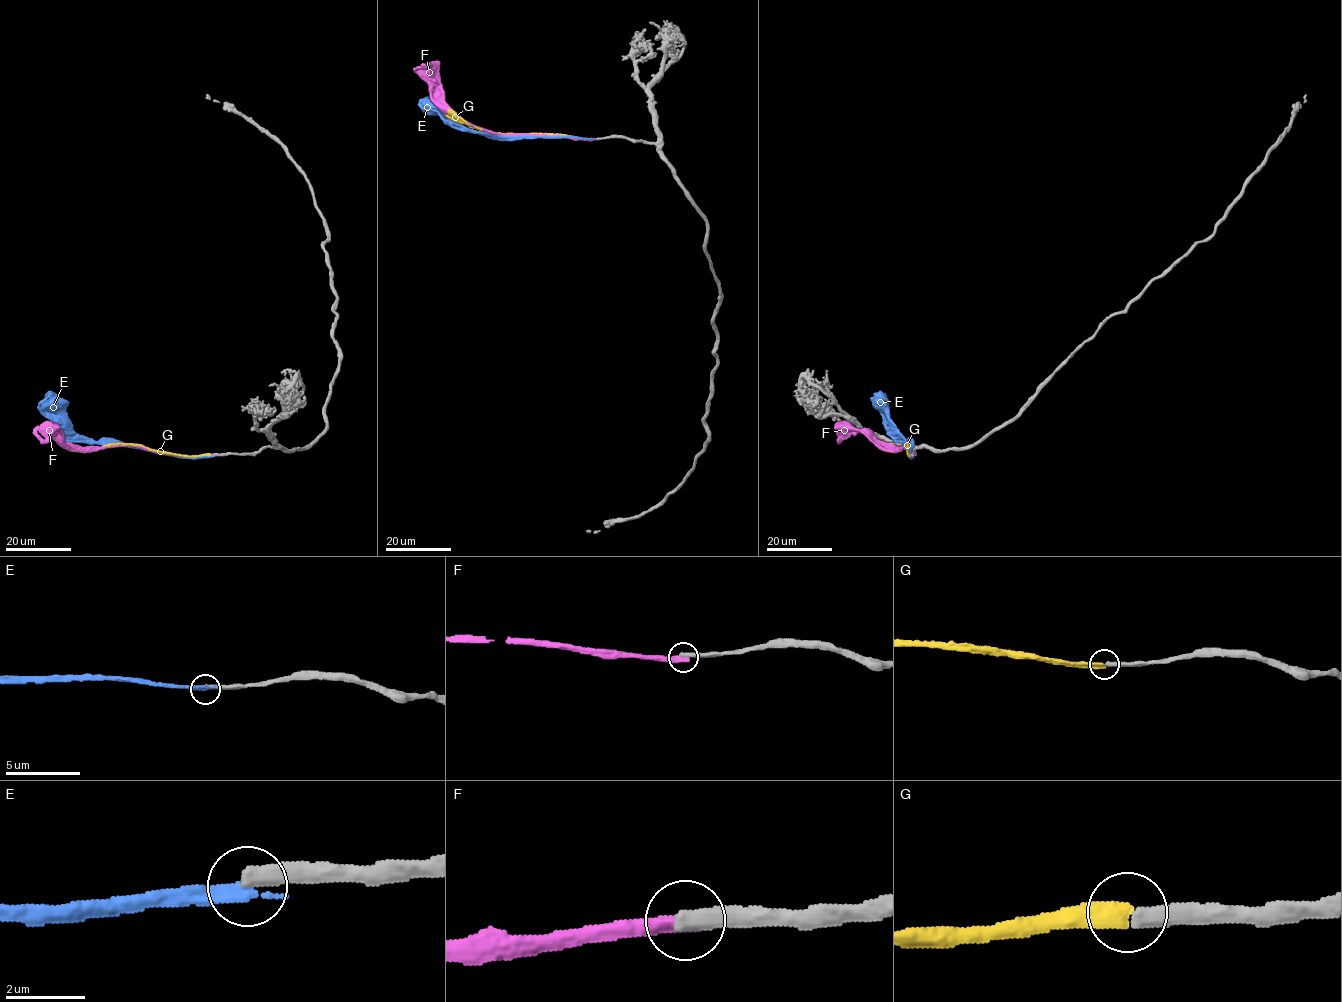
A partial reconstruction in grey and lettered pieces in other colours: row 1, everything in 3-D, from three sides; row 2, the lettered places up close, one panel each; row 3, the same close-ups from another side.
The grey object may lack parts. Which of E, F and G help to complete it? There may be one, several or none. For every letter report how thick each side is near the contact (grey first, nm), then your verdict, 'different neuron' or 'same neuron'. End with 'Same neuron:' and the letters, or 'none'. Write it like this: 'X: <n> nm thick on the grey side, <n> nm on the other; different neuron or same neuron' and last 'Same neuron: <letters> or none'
E: 380 nm thick on the grey side, 320 nm on the other; different neuron
F: 400 nm thick on the grey side, 440 nm on the other; different neuron
G: 360 nm thick on the grey side, 440 nm on the other; same neuron
Same neuron: G

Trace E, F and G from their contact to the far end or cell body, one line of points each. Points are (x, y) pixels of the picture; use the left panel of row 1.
E: (211, 456), (178, 457), (82, 440), (66, 421), (65, 409), (48, 391)
F: (211, 455), (185, 457), (133, 446), (70, 449), (58, 430), (46, 439), (37, 437)
G: (210, 454), (167, 454), (141, 446), (113, 444), (80, 447), (65, 442)

